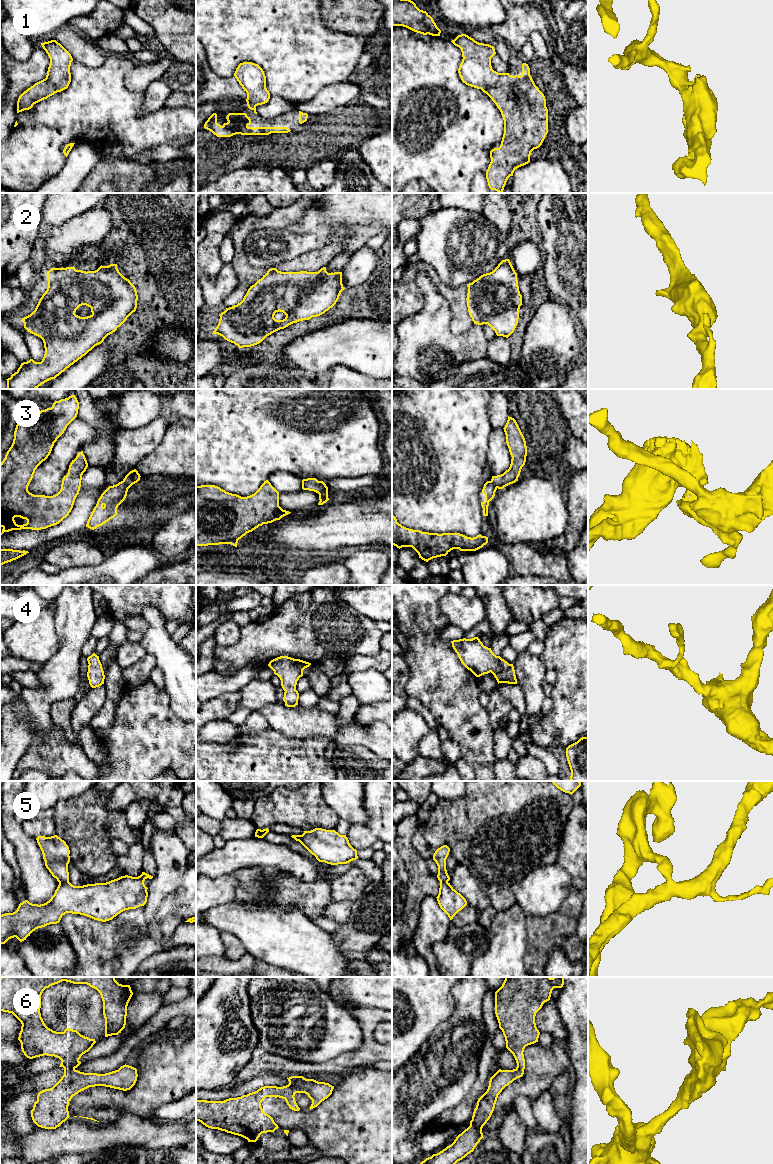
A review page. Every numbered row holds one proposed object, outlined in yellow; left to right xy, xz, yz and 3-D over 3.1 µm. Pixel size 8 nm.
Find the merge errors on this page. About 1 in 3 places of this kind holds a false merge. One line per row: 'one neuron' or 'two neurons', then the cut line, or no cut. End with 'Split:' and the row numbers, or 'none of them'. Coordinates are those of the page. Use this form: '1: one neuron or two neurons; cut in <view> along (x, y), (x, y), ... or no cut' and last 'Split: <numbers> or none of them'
1: one neuron; no cut
2: one neuron; no cut
3: two neurons; cut in xz along (327, 487), (318, 493)
4: one neuron; no cut
5: two neurons; cut in xy along (68, 881), (59, 883)
6: one neuron; no cut
Split: 3, 5

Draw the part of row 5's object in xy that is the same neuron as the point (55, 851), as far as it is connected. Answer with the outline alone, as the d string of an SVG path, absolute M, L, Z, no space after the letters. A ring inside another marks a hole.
M57 835L38 836L36 840L42 851L45 866L52 876L59 883L69 882L70 850L66 842Z

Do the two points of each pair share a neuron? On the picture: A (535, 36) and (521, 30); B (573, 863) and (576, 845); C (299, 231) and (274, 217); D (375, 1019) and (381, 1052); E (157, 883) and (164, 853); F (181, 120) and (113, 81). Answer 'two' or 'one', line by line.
A: two
B: one
C: two
D: one
E: one
F: one

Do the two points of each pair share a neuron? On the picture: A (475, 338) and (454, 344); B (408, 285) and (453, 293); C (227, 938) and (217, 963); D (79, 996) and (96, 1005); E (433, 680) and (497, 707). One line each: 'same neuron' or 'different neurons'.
A: same neuron
B: same neuron
C: different neurons
D: same neuron
E: different neurons

